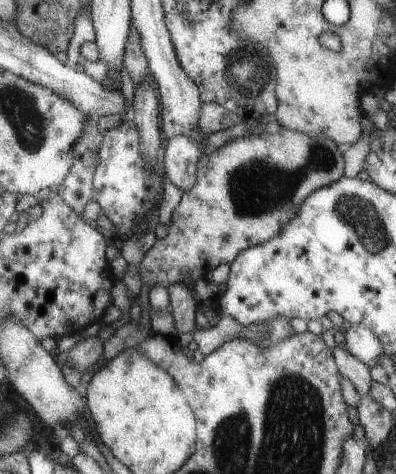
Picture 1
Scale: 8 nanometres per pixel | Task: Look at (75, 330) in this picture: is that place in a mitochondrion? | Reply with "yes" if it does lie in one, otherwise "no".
no

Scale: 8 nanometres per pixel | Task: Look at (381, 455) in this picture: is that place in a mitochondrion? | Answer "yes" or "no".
no

